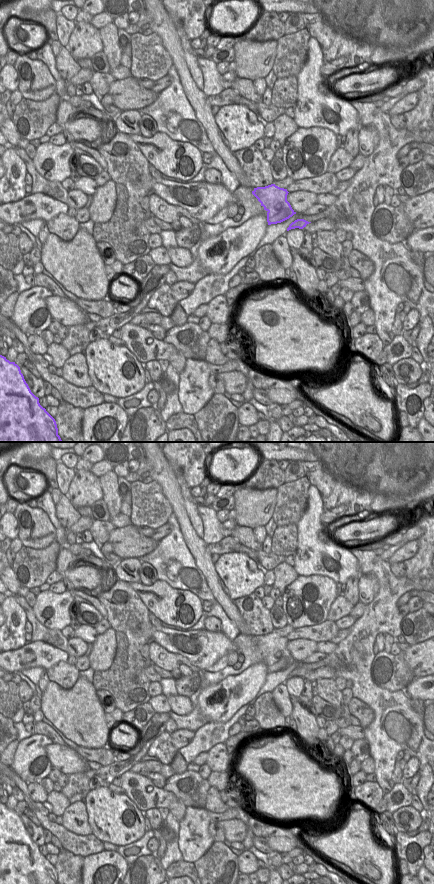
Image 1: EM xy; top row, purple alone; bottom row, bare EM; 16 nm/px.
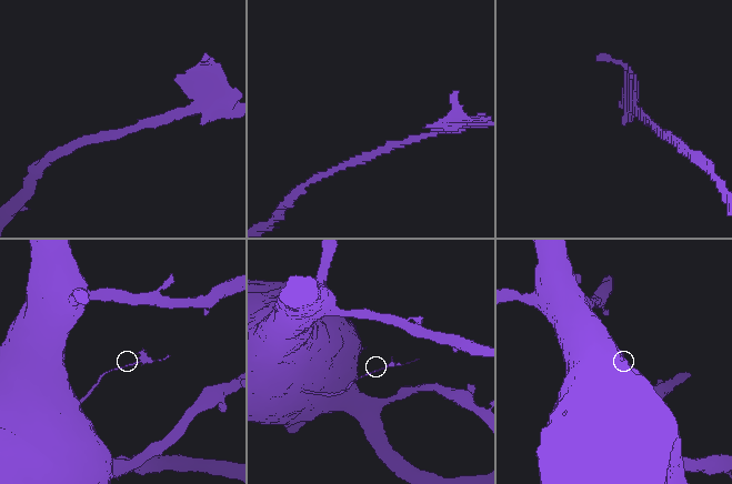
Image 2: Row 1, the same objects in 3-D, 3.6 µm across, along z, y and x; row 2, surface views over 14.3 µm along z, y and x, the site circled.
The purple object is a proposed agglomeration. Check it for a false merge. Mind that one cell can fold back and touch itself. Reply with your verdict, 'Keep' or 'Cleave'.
Cleave.

